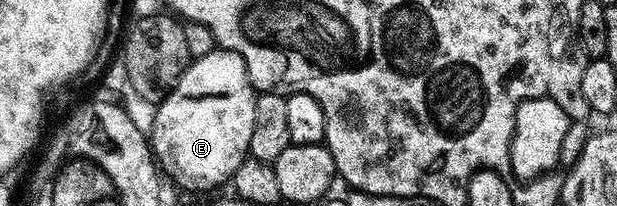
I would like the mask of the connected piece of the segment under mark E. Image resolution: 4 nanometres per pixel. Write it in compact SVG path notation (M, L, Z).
M214 49L208 51L206 55L196 56L190 62L189 68L179 77L179 81L170 89L169 94L156 104L153 115L153 128L148 128L147 138L151 144L151 150L159 160L162 168L169 167L173 163L173 167L185 179L190 179L193 183L225 183L228 184L233 178L235 169L239 169L239 165L249 155L249 146L251 145L251 128L255 126L255 101L258 92L253 90L249 74L247 73L247 65L243 61L243 57L239 57L239 53L227 51L224 49Z

